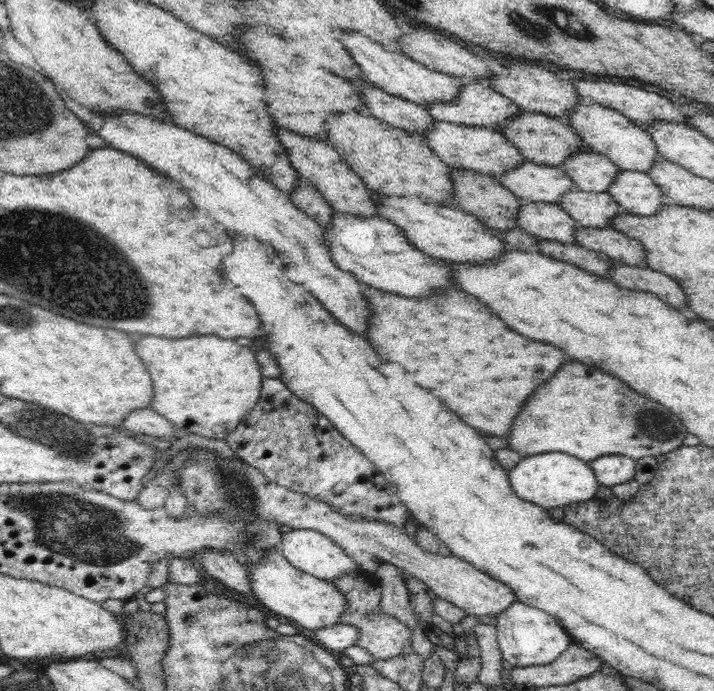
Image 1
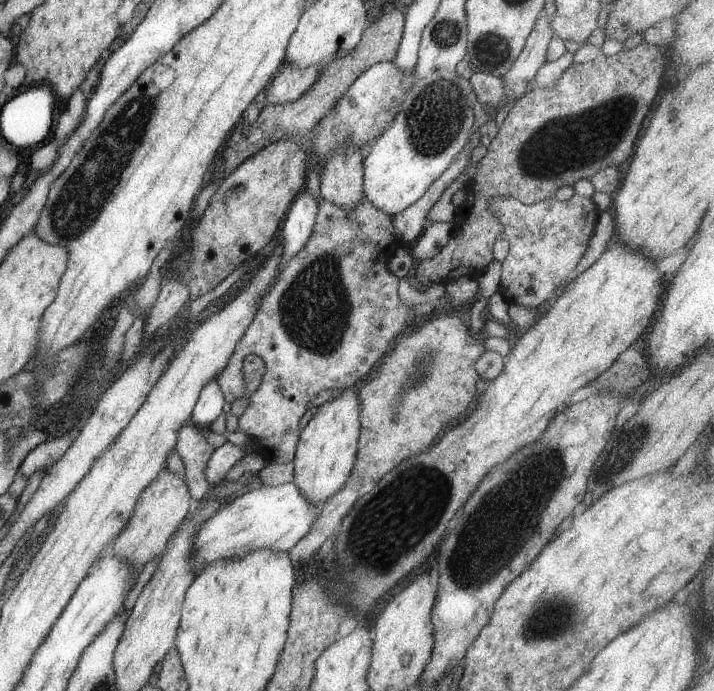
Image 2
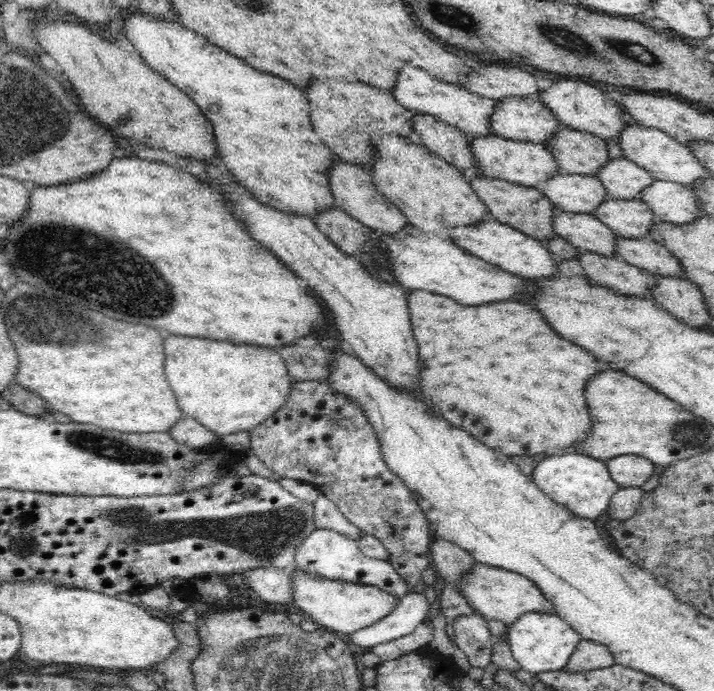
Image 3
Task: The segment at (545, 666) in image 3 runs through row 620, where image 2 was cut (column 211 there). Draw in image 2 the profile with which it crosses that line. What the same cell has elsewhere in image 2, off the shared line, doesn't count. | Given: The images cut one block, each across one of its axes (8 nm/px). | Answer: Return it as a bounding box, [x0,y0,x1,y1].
[192,483,322,570]

